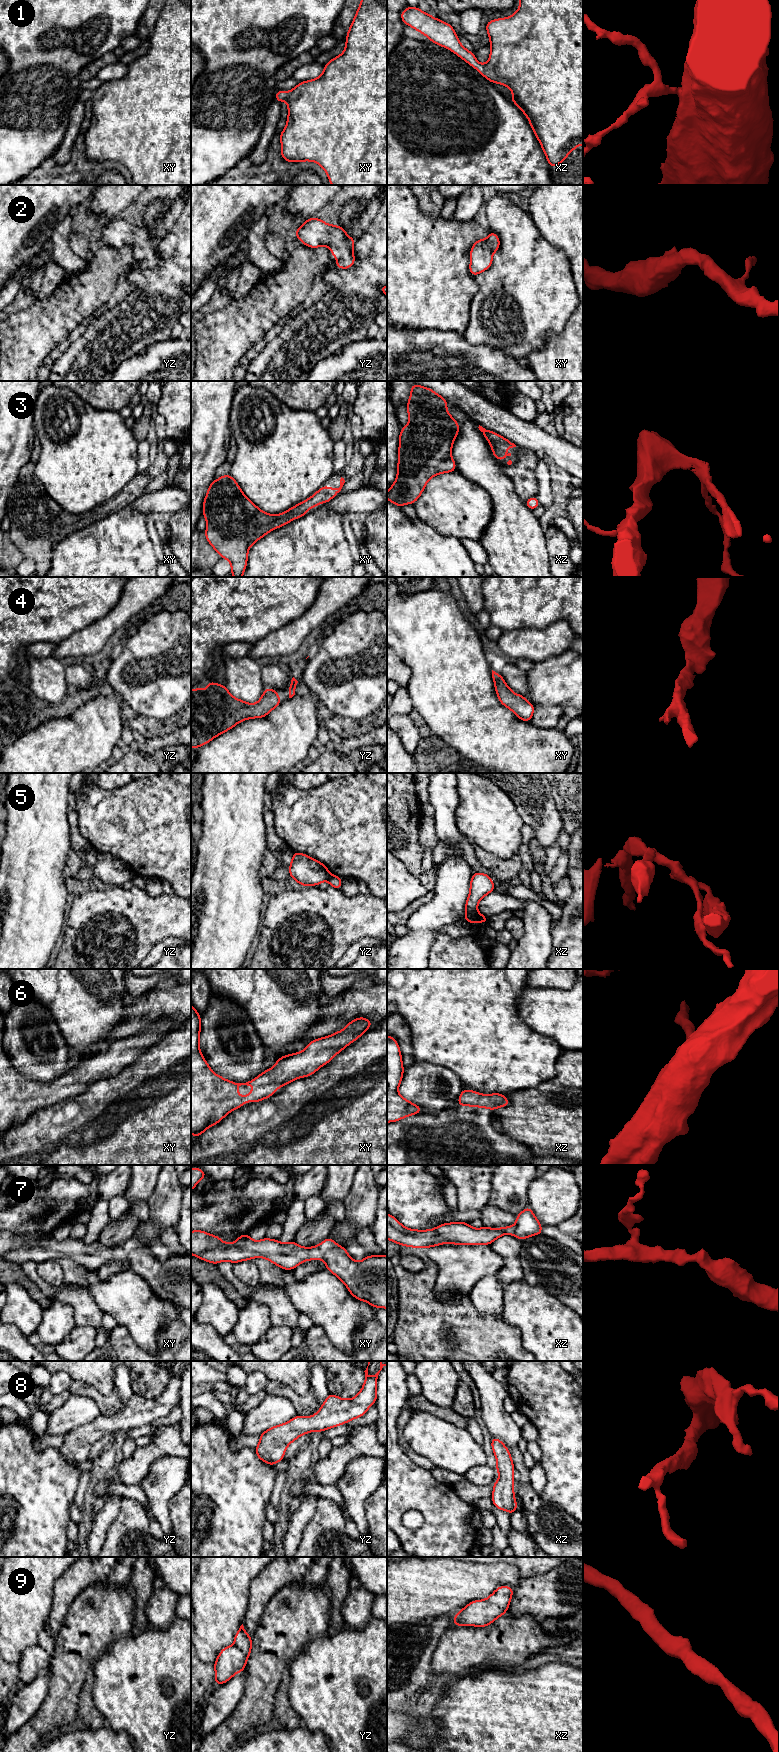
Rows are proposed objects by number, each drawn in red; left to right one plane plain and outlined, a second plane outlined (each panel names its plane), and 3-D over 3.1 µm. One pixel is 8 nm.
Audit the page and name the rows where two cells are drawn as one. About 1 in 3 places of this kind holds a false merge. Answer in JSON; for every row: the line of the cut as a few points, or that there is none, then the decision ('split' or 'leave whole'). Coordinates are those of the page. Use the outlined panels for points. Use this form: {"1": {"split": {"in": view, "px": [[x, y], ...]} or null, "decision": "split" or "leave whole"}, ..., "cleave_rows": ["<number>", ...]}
{"1": {"split": null, "decision": "leave whole"}, "2": {"split": null, "decision": "leave whole"}, "3": {"split": null, "decision": "leave whole"}, "4": {"split": null, "decision": "leave whole"}, "5": {"split": {"in": "xz", "px": [[476, 910], [467, 913]]}, "decision": "split"}, "6": {"split": null, "decision": "leave whole"}, "7": {"split": null, "decision": "leave whole"}, "8": {"split": null, "decision": "leave whole"}, "9": {"split": null, "decision": "leave whole"}, "cleave_rows": ["5"]}

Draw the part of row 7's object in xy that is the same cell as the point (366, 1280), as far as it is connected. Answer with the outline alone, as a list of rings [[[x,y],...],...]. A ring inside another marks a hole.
[[[196,1230],[191,1231],[191,1254],[215,1265],[222,1261],[235,1264],[256,1257],[265,1258],[280,1268],[291,1271],[304,1261],[323,1259],[326,1269],[345,1284],[354,1298],[365,1301],[374,1308],[387,1309],[387,1255],[368,1255],[362,1261],[356,1262],[349,1256],[345,1247],[339,1246],[330,1237],[317,1246],[306,1248],[299,1246],[294,1240],[287,1244],[282,1244],[279,1239],[272,1240],[267,1237],[254,1241],[248,1233],[240,1235],[235,1243],[223,1243],[220,1236]]]

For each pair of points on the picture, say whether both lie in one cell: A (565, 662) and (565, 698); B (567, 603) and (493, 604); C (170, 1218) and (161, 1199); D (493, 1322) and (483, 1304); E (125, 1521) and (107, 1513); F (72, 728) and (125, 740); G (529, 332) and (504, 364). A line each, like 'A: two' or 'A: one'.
A: one
B: one
C: one
D: two
E: two
F: two
G: two

